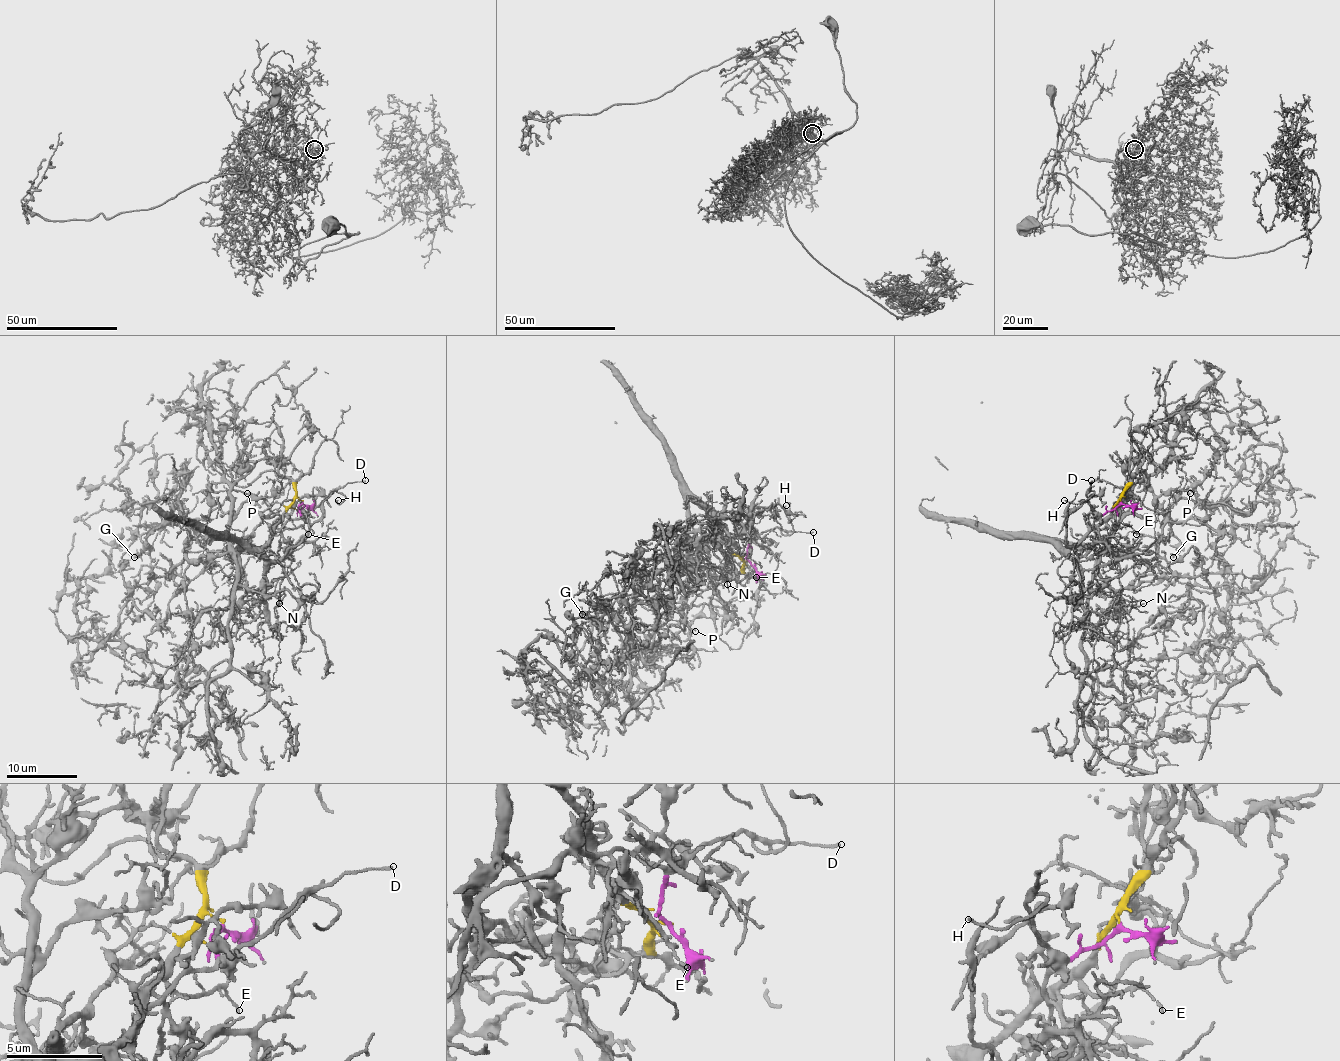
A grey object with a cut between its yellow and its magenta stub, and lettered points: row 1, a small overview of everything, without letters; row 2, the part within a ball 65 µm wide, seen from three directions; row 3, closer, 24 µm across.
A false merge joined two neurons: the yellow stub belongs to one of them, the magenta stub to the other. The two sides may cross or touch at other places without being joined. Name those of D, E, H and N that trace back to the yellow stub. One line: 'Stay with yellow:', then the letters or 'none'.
Stay with yellow: E, N

